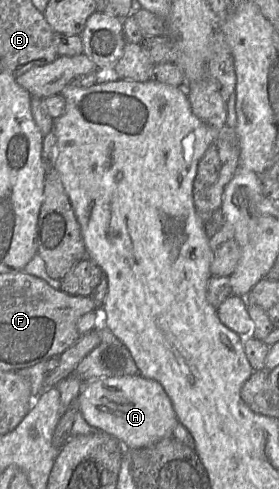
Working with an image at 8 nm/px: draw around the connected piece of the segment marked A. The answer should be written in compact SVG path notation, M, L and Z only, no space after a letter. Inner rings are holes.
M140 374L100 378L84 383L76 405L90 426L115 437L126 450L148 447L173 437L179 423L162 385Z

